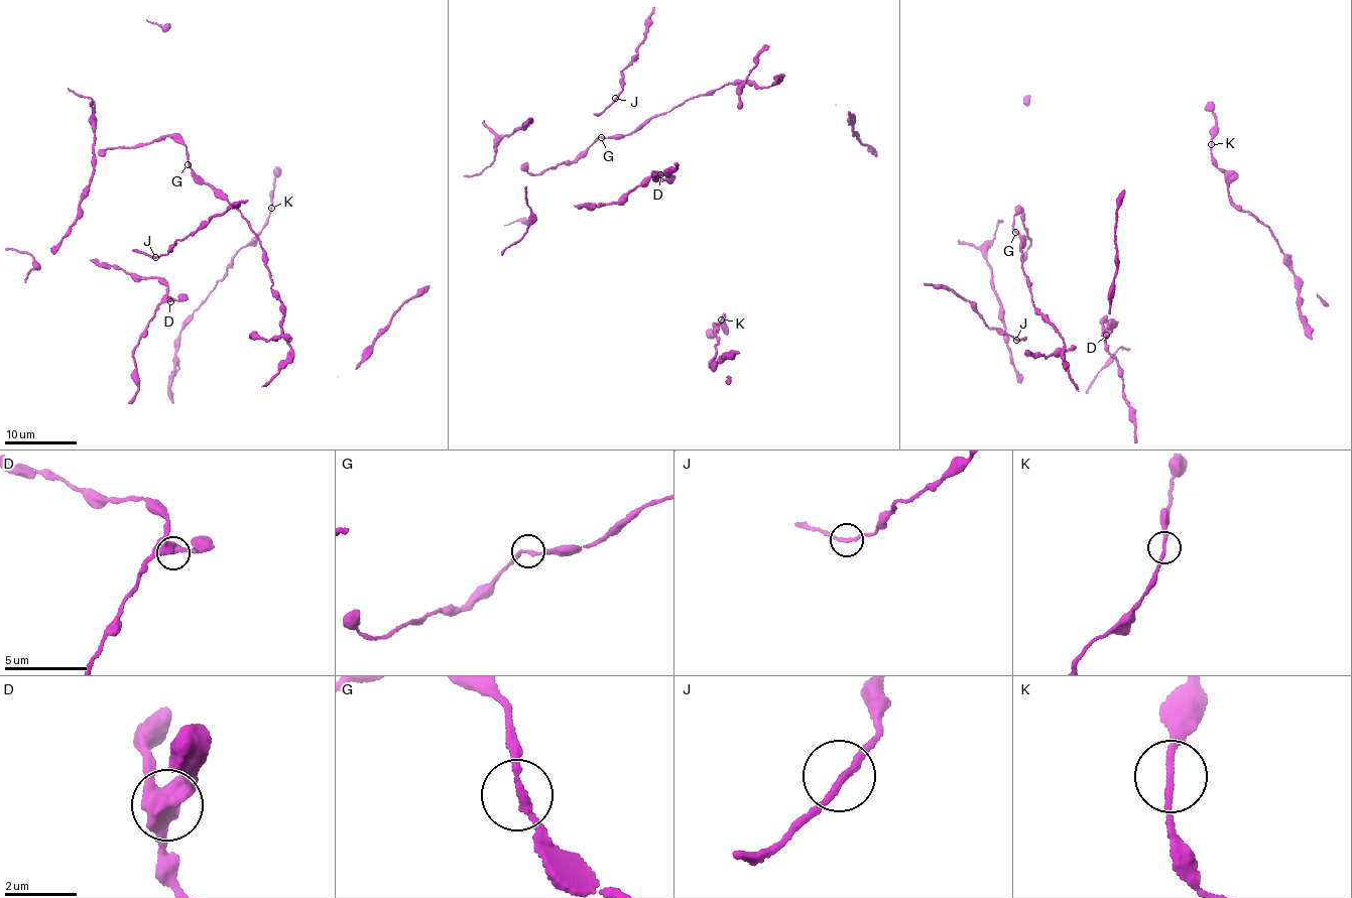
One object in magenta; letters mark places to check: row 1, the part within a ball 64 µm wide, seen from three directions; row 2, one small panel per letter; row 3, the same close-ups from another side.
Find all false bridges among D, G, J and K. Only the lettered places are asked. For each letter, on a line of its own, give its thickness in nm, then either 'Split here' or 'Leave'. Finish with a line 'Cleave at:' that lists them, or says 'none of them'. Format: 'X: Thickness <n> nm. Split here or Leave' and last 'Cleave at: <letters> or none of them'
D: Thickness 440 nm. Leave
G: Thickness 180 nm. Leave
J: Thickness 190 nm. Leave
K: Thickness 170 nm. Leave
Cleave at: none of them

